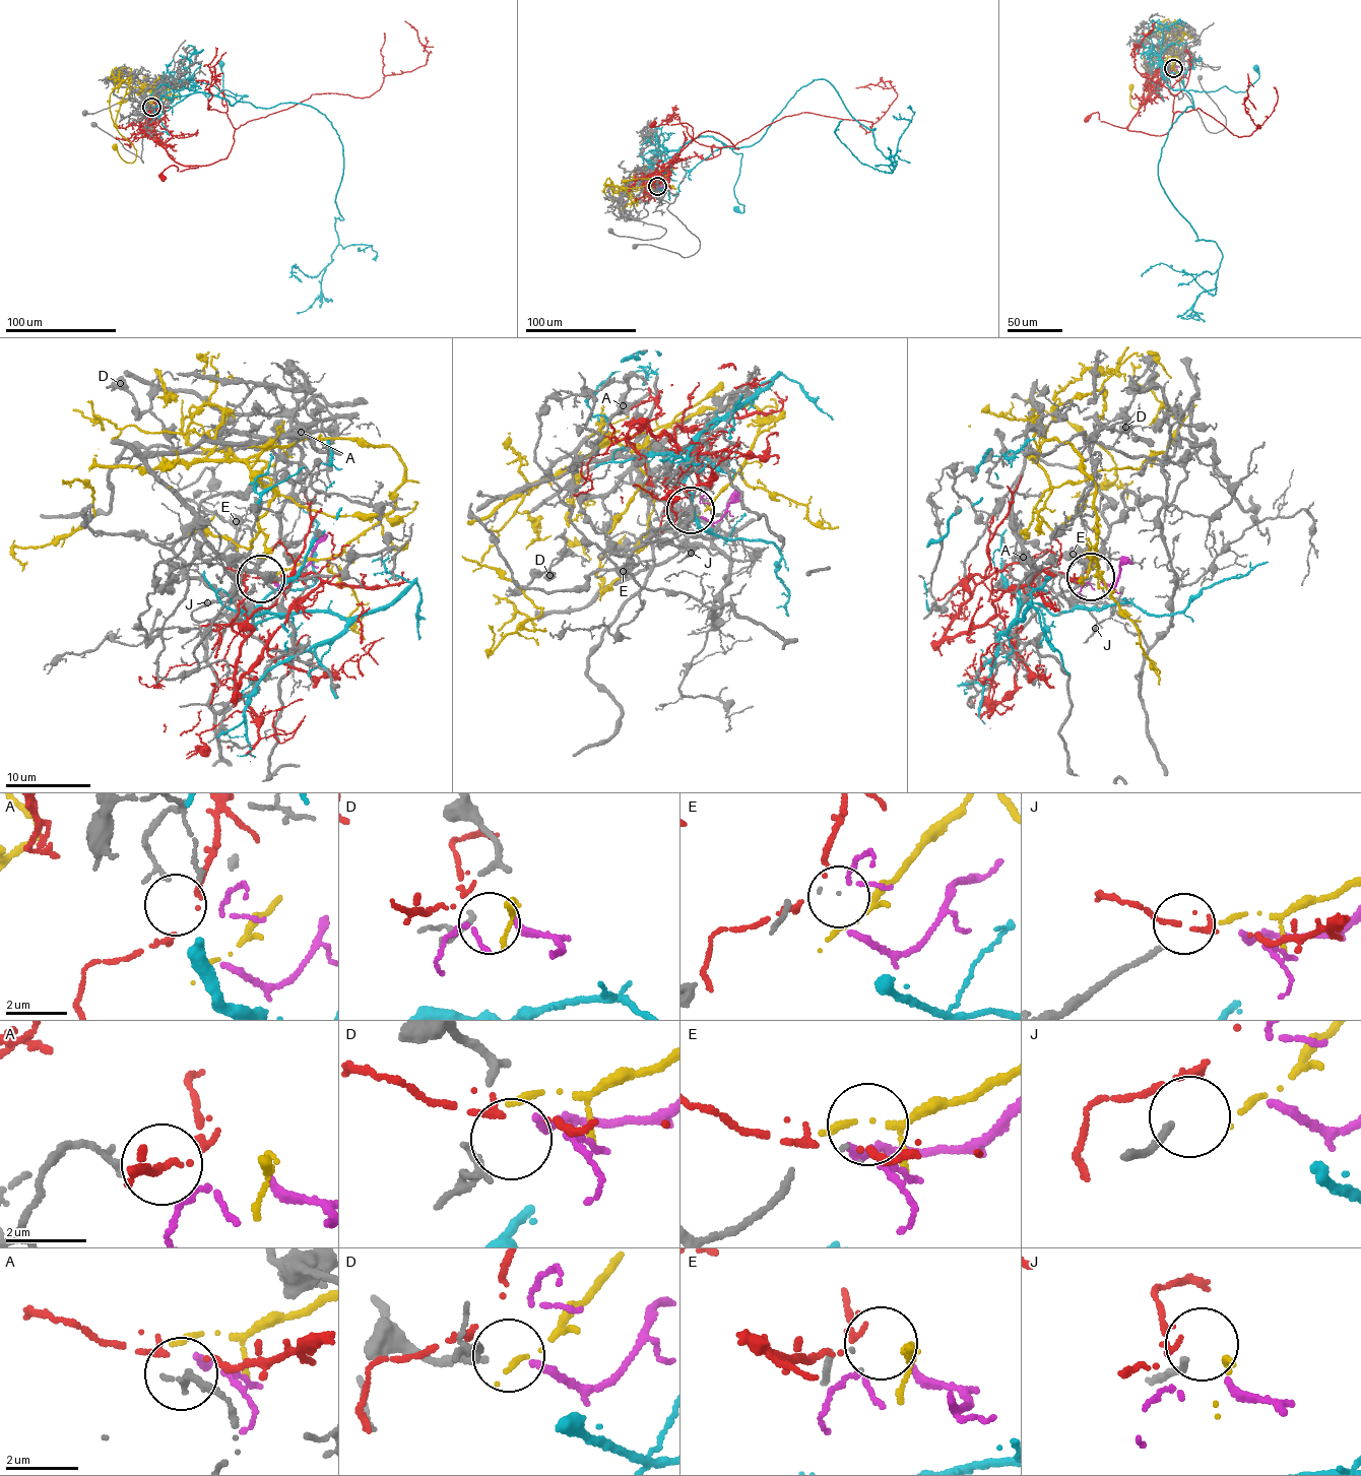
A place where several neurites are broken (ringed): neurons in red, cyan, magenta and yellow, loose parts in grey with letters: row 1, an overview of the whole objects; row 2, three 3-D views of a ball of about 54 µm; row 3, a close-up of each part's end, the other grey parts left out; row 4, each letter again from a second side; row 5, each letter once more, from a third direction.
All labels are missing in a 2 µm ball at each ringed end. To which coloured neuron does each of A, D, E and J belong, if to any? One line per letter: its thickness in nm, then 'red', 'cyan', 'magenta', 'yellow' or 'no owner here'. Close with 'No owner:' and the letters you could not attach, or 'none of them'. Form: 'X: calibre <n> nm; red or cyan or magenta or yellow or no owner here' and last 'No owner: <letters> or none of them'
A: calibre 170 nm; no owner here
D: calibre 150 nm; magenta
E: calibre 40 nm; no owner here
J: calibre 160 nm; yellow
No owner: A, E

